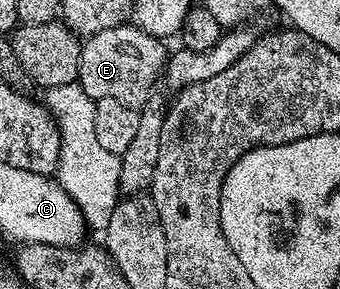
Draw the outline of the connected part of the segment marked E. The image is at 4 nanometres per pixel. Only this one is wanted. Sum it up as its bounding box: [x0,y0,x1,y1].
[78,22,169,106]

